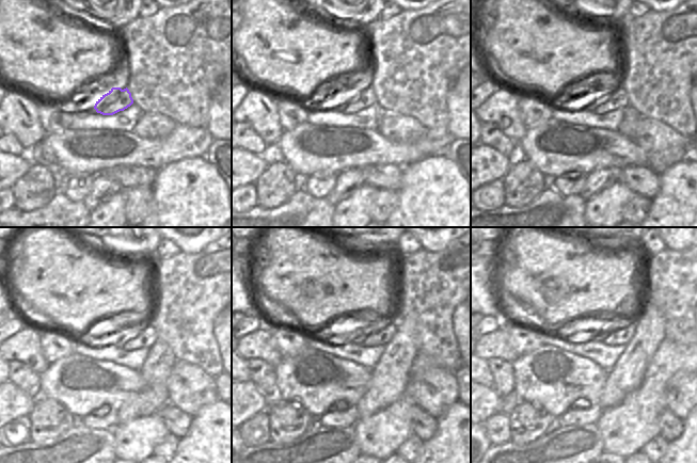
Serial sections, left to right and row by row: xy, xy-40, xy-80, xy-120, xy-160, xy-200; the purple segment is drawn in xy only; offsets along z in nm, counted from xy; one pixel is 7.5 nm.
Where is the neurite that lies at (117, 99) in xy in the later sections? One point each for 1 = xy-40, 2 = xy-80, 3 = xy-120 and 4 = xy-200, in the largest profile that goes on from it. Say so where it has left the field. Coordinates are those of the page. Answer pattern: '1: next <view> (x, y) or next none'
1: next xy-40 (361, 99)
2: next xy-80 (605, 99)
3: next xy-120 (139, 337)
4: next xy-200 (621, 335)

